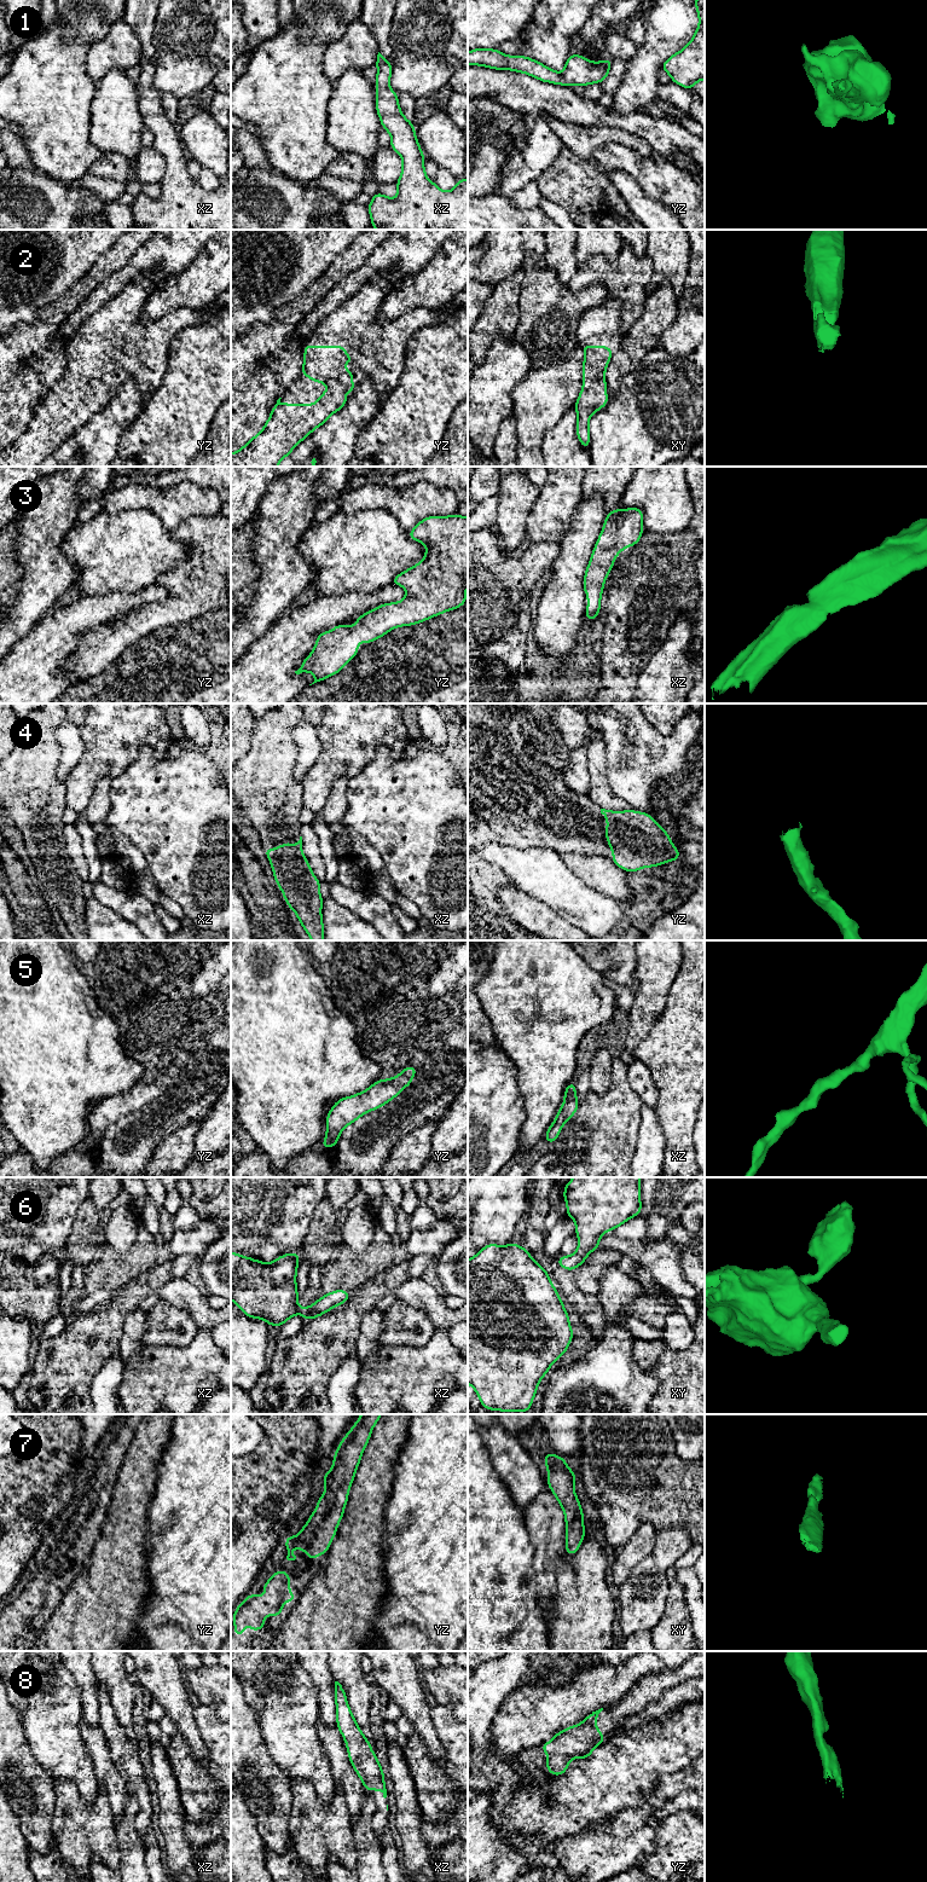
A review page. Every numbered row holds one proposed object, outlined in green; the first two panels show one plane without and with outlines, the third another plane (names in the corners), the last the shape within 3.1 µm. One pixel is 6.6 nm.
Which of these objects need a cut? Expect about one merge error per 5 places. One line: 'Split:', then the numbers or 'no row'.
Split: no row

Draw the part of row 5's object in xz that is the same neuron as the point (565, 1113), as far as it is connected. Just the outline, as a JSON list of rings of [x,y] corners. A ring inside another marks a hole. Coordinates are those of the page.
[[[572,1082],[566,1087],[563,1105],[544,1136],[547,1142],[554,1145],[562,1130],[563,1124],[573,1117],[578,1107],[579,1102],[577,1099],[575,1082]]]

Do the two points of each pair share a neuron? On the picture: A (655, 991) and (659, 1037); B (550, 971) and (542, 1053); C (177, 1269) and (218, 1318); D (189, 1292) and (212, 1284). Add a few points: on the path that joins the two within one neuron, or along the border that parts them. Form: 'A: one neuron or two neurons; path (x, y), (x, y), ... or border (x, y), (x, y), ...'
A: two neurons; border (668, 992), (662, 1014), (641, 1042)
B: one neuron; path (544, 991), (542, 1032)
C: two neurons; border (183, 1277), (171, 1279), (157, 1290)
D: two neurons; border (201, 1289), (204, 1292)

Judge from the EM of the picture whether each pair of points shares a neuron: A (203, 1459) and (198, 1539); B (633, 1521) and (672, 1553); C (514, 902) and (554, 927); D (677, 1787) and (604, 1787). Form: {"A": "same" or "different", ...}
{"A": "same", "B": "different", "C": "same", "D": "different"}

